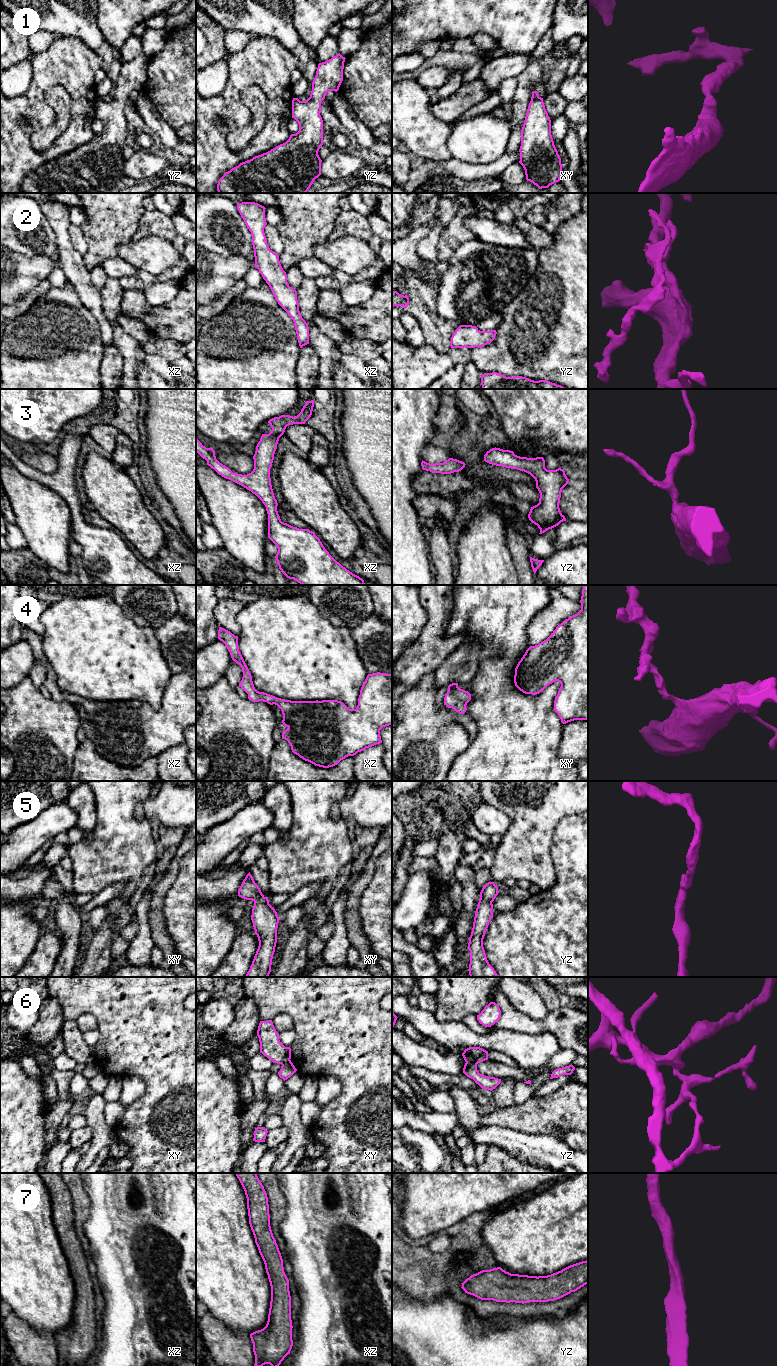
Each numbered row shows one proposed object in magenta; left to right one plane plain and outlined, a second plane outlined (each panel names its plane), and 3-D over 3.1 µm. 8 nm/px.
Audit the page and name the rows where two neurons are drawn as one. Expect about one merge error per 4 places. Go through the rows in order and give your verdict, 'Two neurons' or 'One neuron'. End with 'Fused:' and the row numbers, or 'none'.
1: One neuron
2: One neuron
3: One neuron
4: One neuron
5: One neuron
6: Two neurons
7: One neuron
Fused: 6

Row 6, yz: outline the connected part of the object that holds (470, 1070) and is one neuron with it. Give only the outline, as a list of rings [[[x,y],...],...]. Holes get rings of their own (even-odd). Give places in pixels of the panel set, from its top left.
[[[467,1061],[465,1063],[463,1073],[467,1077],[473,1079],[475,1083],[478,1084],[482,1089],[492,1091],[501,1083],[501,1079],[480,1074],[477,1070],[477,1064],[472,1061]]]

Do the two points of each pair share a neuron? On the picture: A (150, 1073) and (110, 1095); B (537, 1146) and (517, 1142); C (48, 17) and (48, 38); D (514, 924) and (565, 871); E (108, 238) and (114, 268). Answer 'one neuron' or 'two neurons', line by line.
A: two neurons
B: one neuron
C: two neurons
D: one neuron
E: two neurons

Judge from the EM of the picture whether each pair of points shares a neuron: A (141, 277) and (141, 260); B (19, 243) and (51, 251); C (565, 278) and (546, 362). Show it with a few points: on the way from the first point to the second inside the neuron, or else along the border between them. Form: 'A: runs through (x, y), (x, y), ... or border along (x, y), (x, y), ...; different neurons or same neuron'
A: border along (138, 268), (154, 275), (164, 272); different neurons
B: runs through (27, 243), (43, 243); same neuron
C: runs through (566, 299), (566, 326), (556, 336), (556, 341); same neuron

